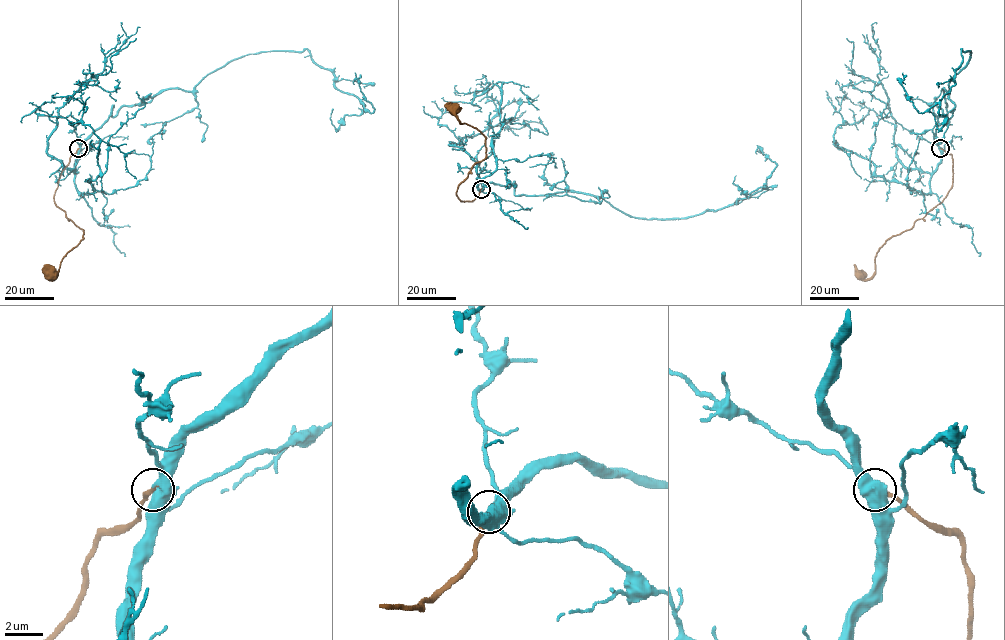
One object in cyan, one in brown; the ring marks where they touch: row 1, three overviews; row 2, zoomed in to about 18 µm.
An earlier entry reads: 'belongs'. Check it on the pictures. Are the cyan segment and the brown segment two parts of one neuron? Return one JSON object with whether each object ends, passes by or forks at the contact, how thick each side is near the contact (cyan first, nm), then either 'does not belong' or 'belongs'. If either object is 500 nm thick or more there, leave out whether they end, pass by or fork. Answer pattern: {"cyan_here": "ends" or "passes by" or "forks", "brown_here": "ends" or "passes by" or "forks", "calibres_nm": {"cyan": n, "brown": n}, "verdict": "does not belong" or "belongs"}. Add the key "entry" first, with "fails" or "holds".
{"entry": "holds", "cyan_here": "passes by", "brown_here": "ends", "calibres_nm": {"cyan": 320, "brown": 240}, "verdict": "belongs"}

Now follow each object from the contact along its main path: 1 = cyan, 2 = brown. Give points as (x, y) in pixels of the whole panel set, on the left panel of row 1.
1: (78, 148), (113, 105), (114, 116), (165, 89), (190, 91), (246, 55), (306, 49), (373, 112), (354, 84)
2: (78, 148), (63, 170), (54, 197), (55, 204), (83, 230), (83, 239), (63, 258), (54, 278), (51, 274)

